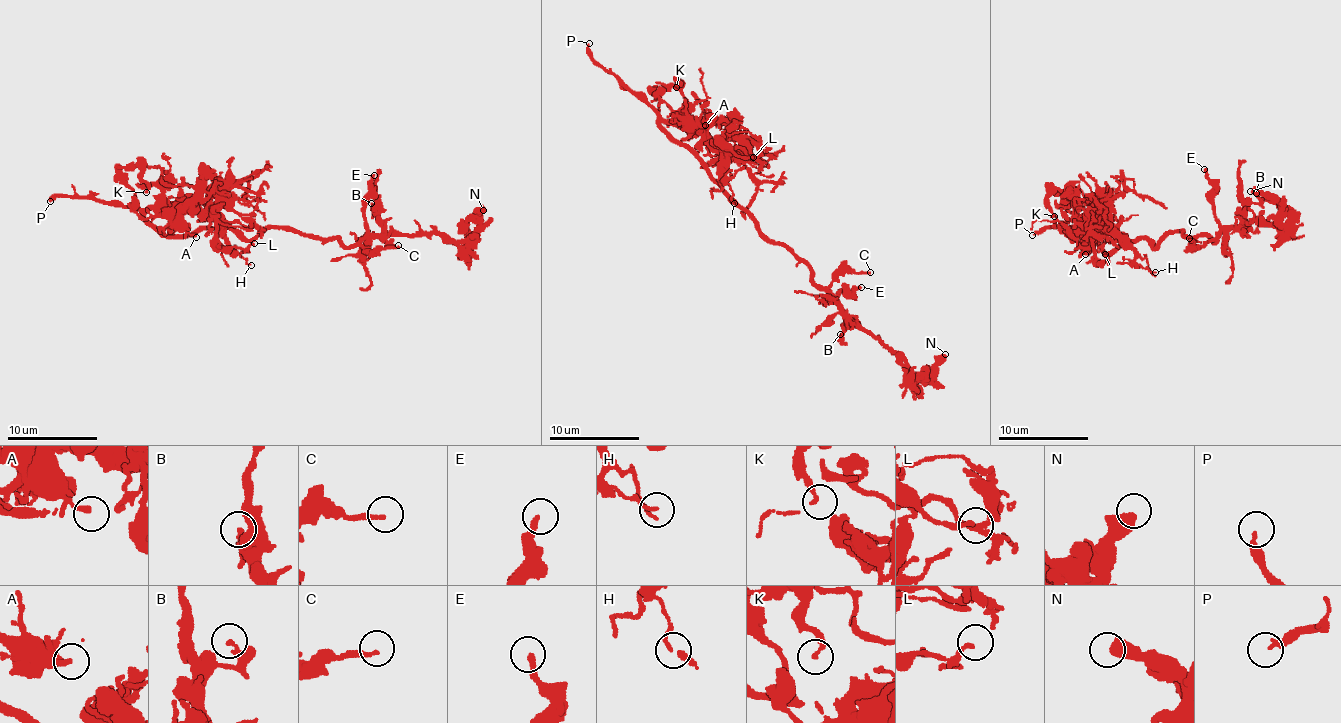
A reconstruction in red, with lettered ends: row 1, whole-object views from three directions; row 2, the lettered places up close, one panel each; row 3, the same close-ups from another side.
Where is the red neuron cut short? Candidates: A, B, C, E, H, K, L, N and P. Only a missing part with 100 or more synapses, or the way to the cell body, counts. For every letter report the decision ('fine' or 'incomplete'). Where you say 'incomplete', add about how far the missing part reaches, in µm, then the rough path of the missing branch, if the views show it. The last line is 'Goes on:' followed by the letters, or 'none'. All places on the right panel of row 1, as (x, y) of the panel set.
A: fine
B: fine
C: fine
E: fine
H: fine
K: fine
L: fine
N: fine
P: incomplete; missing 70 µm
Goes on: P

